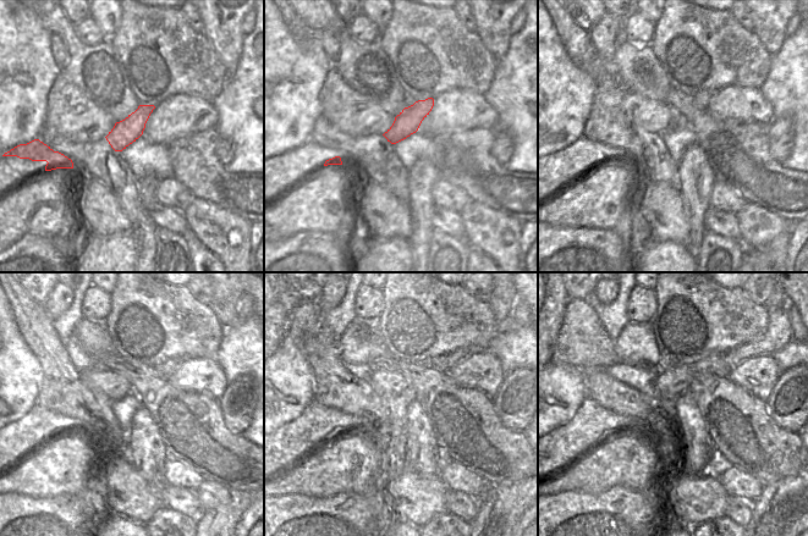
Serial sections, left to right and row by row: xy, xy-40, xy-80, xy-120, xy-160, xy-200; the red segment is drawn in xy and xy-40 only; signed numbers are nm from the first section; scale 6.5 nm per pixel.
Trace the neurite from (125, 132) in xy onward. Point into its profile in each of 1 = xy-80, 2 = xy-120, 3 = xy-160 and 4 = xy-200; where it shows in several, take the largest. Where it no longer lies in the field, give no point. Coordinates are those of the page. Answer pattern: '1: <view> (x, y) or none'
1: xy-80 (702, 99)
2: xy-120 (168, 368)
3: xy-160 (444, 363)
4: xy-200 (778, 335)

